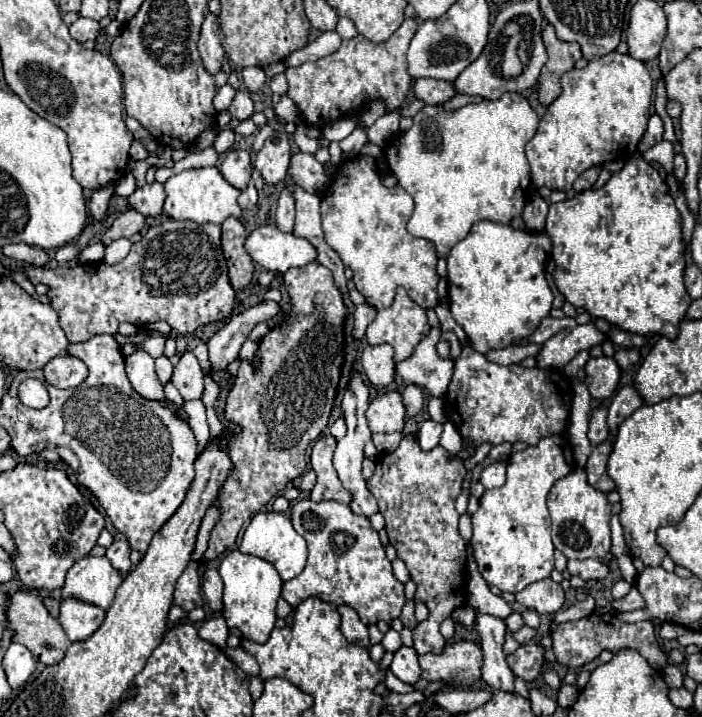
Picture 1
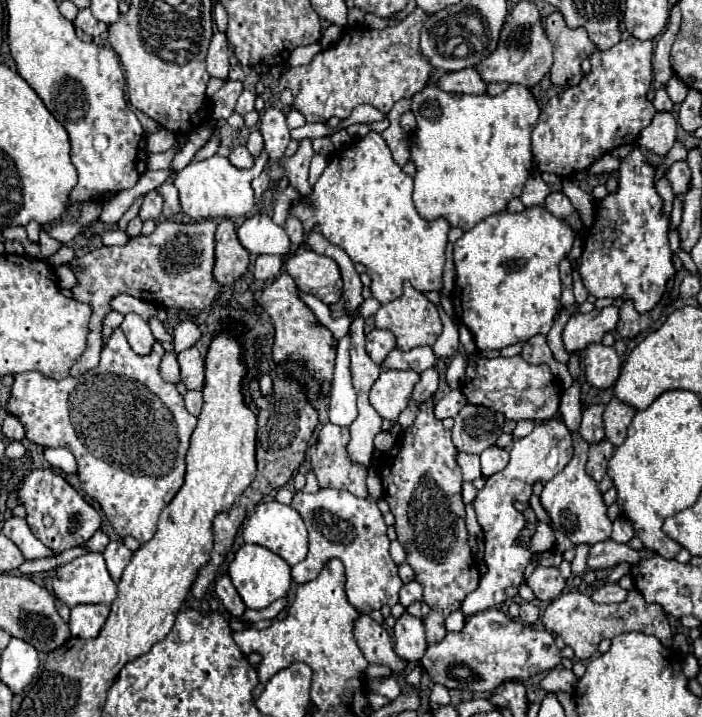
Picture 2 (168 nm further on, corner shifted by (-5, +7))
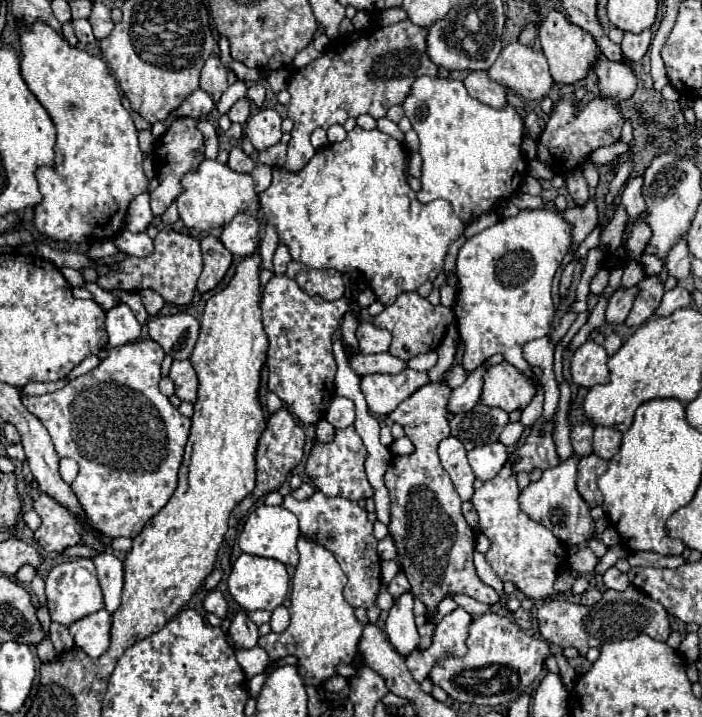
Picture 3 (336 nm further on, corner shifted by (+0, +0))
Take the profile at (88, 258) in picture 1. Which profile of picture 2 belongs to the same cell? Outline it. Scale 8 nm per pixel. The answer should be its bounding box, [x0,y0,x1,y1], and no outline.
[102,228,130,246]

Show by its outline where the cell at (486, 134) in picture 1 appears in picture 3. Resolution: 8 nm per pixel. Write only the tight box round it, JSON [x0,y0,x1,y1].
[403,77,527,225]

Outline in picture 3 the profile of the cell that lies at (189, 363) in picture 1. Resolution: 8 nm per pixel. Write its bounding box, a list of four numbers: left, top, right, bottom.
[169,359,197,403]

